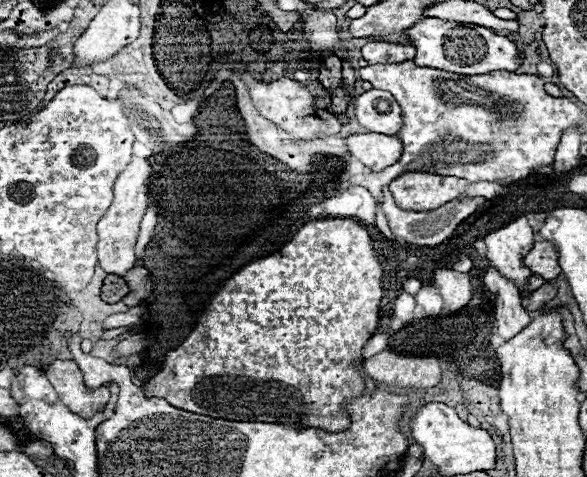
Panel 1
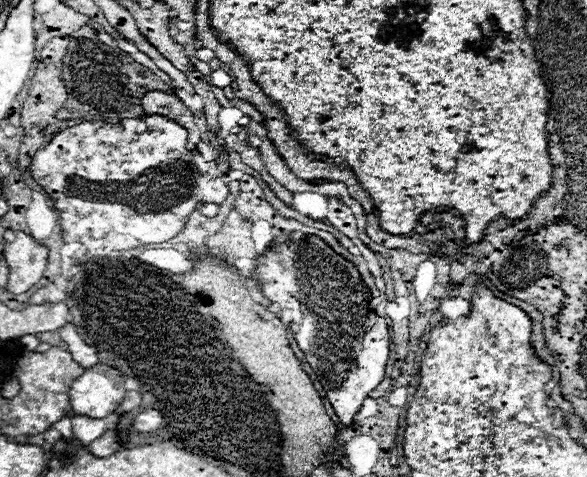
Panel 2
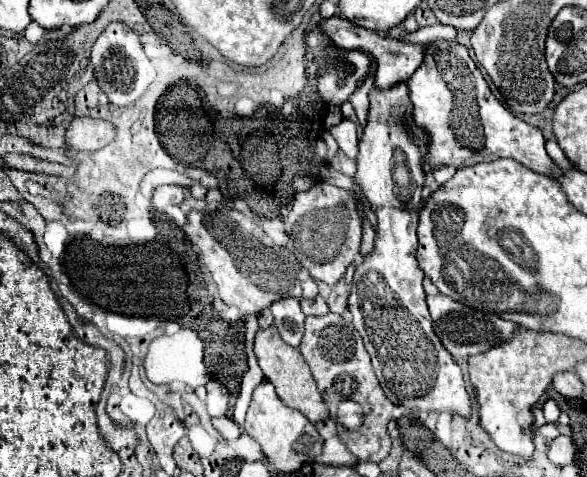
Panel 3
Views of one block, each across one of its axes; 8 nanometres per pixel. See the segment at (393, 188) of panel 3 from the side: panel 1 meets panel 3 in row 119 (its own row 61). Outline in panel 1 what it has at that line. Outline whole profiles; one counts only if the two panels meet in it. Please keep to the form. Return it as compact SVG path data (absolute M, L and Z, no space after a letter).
M372 40L362 48L362 58L370 64L390 64L390 60L414 60L416 48L412 44L394 44Z

